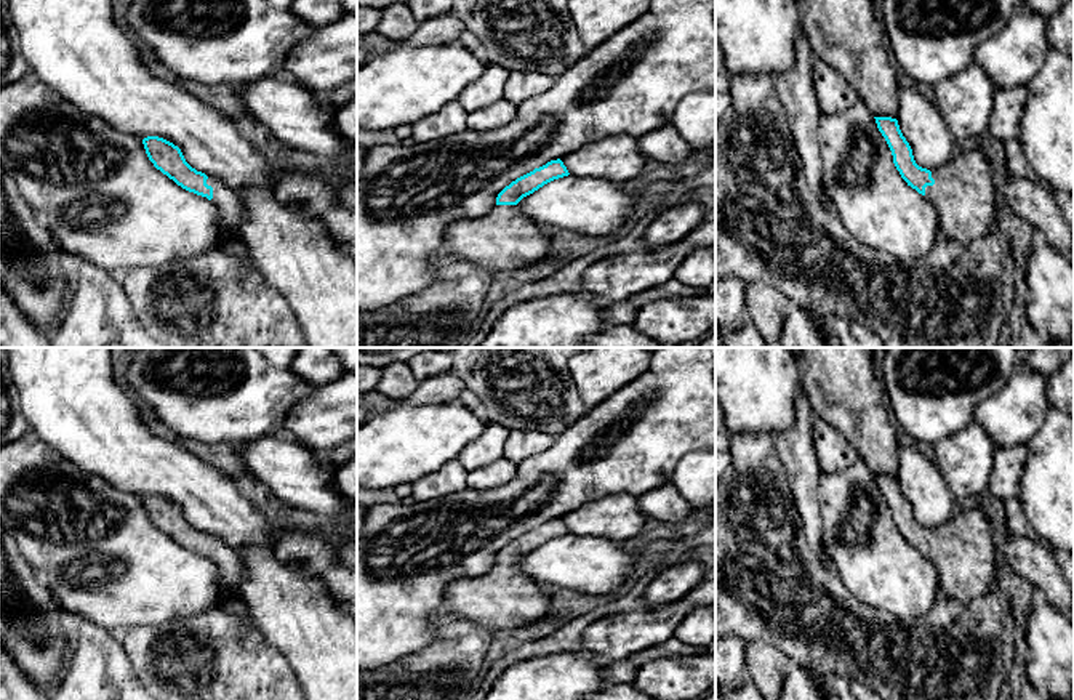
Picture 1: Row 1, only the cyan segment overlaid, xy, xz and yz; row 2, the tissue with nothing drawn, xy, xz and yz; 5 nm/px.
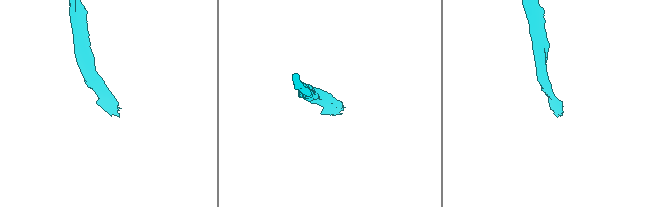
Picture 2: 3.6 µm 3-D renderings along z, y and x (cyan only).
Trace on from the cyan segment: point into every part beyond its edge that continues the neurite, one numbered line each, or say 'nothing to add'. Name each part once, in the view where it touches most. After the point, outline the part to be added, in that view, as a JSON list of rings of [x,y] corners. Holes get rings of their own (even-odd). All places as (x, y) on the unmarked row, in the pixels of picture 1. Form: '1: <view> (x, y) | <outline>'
1: yz (964, 553) | [[[957,506],[946,524],[932,529],[932,537],[935,543],[925,546],[925,556],[938,570],[940,593],[967,604],[984,596],[997,583],[994,533],[989,519],[981,509]]]

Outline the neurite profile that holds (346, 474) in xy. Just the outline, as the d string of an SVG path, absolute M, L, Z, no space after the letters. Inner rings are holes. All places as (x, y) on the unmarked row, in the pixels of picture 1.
M357 455L338 466L335 484L338 492L351 501L357 501Z

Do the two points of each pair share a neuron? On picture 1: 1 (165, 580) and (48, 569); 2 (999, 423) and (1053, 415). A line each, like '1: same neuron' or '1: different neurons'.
1: same neuron
2: different neurons

